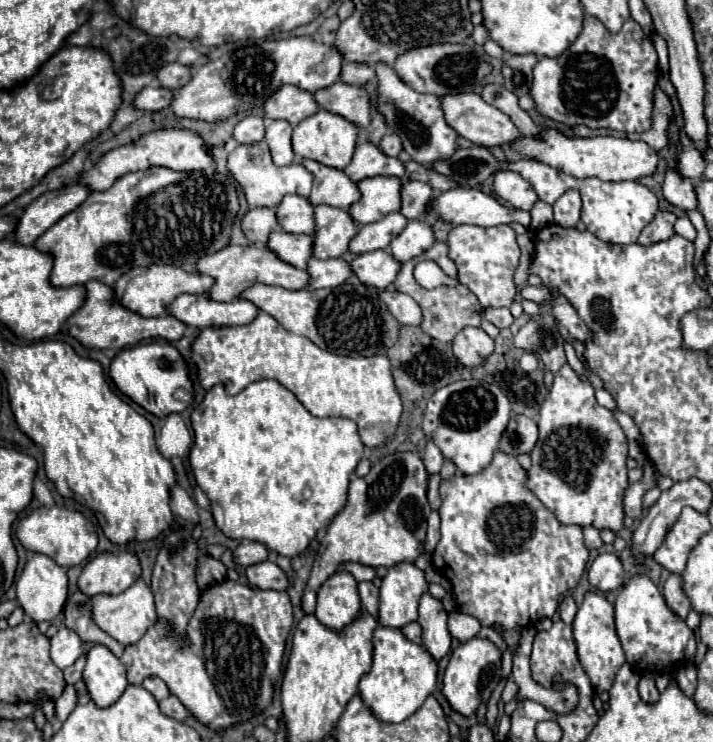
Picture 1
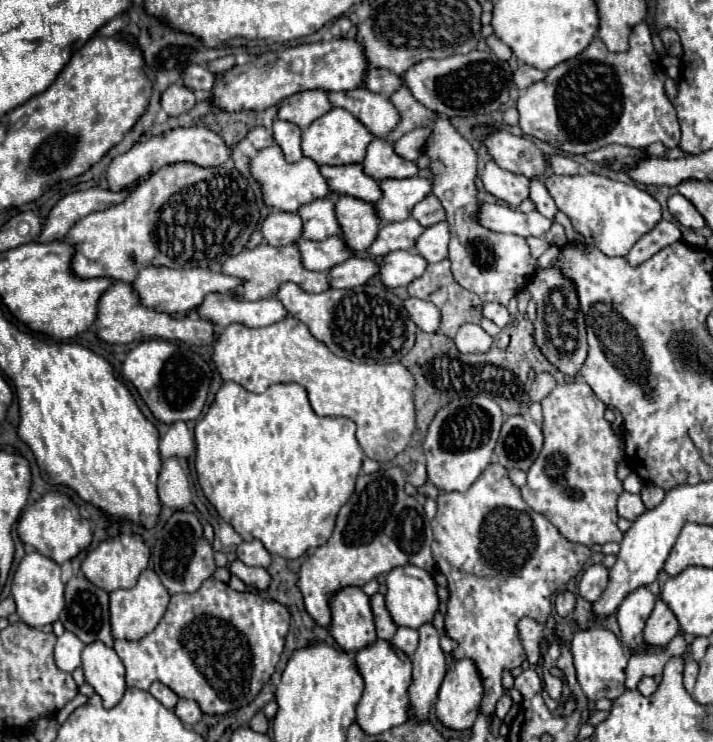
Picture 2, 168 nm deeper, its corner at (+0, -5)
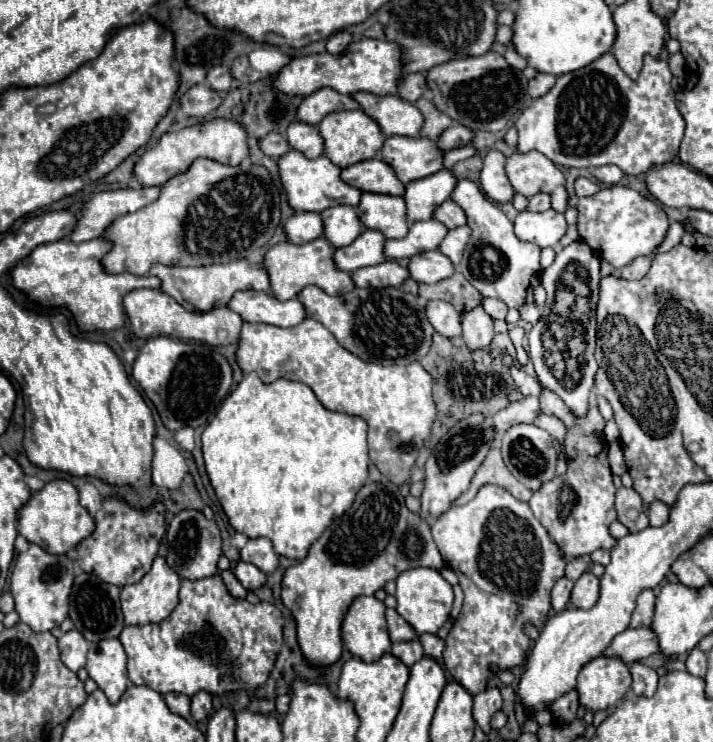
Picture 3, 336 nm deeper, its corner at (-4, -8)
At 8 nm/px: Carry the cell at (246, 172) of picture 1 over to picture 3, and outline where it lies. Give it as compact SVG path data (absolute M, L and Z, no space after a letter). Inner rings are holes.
M290 149L284 157L278 159L278 167L280 167L280 179L284 183L284 189L288 193L288 203L294 211L324 211L332 205L352 205L356 207L360 203L360 195L362 191L344 183L340 179L340 167L336 167L326 155L320 155L316 159L308 159L304 157L300 151Z

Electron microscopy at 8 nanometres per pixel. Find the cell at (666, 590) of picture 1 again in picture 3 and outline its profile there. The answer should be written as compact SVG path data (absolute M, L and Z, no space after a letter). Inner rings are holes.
M640 627L640 629L626 629L624 633L616 635L612 645L608 645L608 649L602 655L616 657L628 665L646 659L652 653L658 653L656 635L650 627Z

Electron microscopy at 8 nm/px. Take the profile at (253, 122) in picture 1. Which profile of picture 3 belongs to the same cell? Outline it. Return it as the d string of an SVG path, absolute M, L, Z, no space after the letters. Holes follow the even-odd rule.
M268 133L268 137L264 137L264 139L260 141L260 147L262 147L262 151L264 151L268 157L272 157L272 159L280 159L284 153L290 151L288 141L286 141L280 133Z

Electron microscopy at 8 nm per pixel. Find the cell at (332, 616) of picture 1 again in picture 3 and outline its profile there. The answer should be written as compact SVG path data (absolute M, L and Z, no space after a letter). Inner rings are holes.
M358 597L350 605L342 623L344 647L362 661L376 661L390 651L386 627L386 605L376 597Z

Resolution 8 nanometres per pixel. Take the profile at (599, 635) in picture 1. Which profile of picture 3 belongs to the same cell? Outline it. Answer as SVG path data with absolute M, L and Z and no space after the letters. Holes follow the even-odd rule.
M596 657L584 669L580 669L578 677L578 699L580 705L588 711L612 711L630 691L630 671L620 659Z

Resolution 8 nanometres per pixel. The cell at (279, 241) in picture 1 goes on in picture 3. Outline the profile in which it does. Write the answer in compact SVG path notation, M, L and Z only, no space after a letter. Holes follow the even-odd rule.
M364 231L352 245L340 247L334 253L334 261L340 269L352 273L360 267L378 265L386 261L384 257L384 243L386 237L380 231Z

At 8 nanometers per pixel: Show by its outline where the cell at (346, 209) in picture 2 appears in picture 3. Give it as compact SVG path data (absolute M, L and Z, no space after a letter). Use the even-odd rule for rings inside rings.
M362 193L358 205L360 221L368 229L376 229L386 235L386 239L400 239L408 233L406 205L404 197L392 197L384 193Z

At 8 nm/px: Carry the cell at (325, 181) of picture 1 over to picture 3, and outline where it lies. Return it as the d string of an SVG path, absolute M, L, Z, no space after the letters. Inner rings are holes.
M368 159L356 165L350 165L342 171L342 179L348 185L362 187L364 191L404 195L404 183L396 177L394 169L382 159Z

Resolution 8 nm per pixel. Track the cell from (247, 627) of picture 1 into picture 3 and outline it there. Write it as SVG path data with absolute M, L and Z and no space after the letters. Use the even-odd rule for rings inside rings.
M216 573L206 579L182 581L180 605L172 615L162 623L124 627L120 643L128 655L128 677L134 685L146 685L162 695L174 691L192 697L200 689L206 689L212 695L222 695L224 691L252 691L266 683L282 647L282 625L284 619L272 603L262 601L252 605L246 599L234 599L224 587L220 573Z

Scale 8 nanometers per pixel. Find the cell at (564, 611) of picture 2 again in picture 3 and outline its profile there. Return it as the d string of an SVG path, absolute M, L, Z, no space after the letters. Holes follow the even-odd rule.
M562 577L562 579L556 581L556 585L554 585L554 589L552 589L552 607L554 607L556 611L562 611L562 609L568 605L572 587L574 587L574 583L572 583L570 579L566 579L566 577Z

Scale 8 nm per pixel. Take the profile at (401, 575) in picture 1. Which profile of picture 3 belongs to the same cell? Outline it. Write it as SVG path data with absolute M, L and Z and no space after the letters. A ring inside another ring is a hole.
M426 567L408 569L408 571L398 575L396 585L398 585L398 589L396 589L396 601L398 601L396 611L416 629L418 635L436 633L444 625L444 621L450 617L452 603L454 603L452 585L436 569L426 569Z

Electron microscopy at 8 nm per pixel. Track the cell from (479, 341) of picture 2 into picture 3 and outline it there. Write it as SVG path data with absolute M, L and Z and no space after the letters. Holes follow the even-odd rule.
M476 305L476 309L464 315L462 337L468 349L484 349L490 345L494 337L494 327L492 327L492 317L484 311L482 305Z

